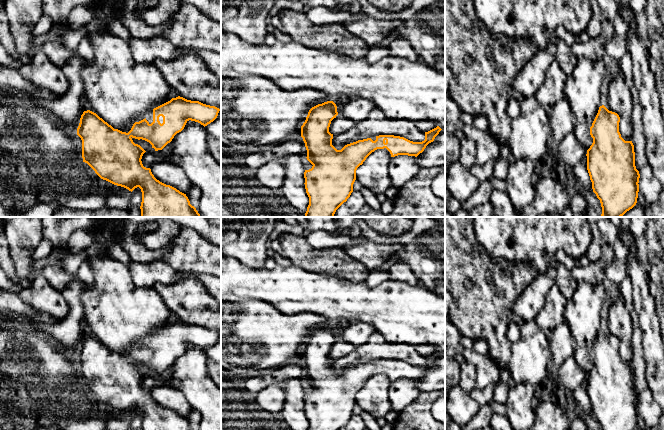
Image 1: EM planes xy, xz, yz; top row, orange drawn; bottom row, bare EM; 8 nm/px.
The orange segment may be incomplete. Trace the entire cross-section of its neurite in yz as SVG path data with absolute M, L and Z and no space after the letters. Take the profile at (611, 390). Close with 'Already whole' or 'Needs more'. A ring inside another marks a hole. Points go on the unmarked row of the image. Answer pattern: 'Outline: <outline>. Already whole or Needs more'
Outline: M602 329L590 351L593 367L586 378L587 394L601 430L635 430L637 427L640 398L635 390L634 369L621 361L619 346L619 339Z. Already whole

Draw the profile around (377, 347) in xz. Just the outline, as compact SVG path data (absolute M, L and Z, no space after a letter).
M375 331L367 343L355 348L346 356L333 359L332 369L341 374L347 368L379 359L400 360L413 366L425 364L425 357L417 352L415 346L389 342Z

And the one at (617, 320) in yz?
M621 294L611 305L606 306L603 317L604 330L620 341L619 356L621 361L625 365L631 365L633 360L632 318Z

